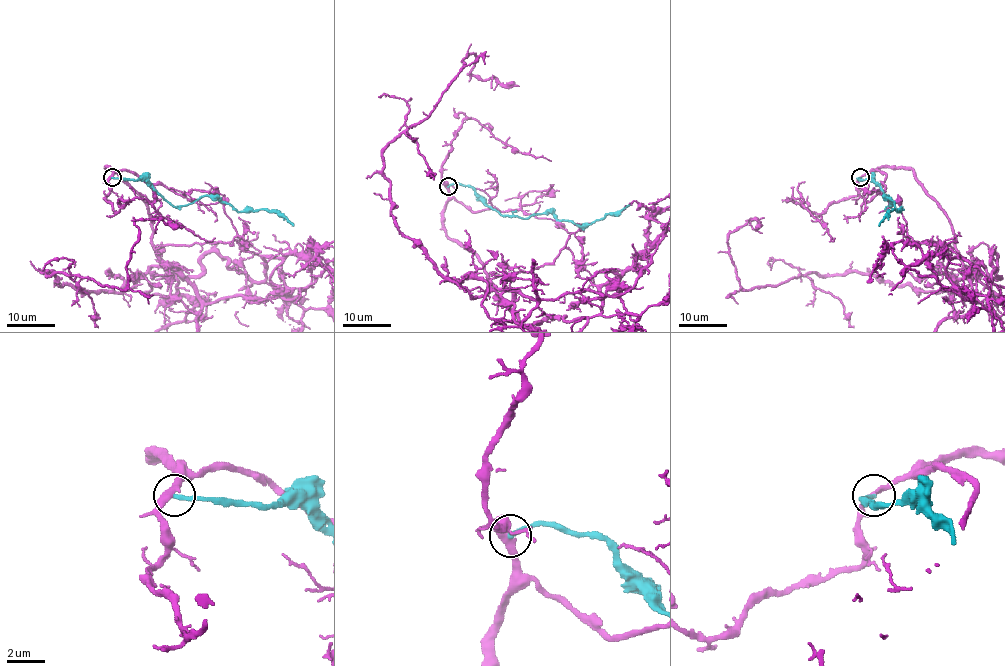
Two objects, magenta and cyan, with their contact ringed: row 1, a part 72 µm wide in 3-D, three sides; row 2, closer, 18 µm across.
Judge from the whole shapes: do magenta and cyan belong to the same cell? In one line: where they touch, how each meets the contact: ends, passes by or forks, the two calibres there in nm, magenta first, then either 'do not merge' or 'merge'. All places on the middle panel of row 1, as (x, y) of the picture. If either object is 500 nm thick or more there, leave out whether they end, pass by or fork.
at (448, 186); magenta passes by; cyan ends there; 320 nm thick on the magenta side, 240 nm on the other; do not merge

